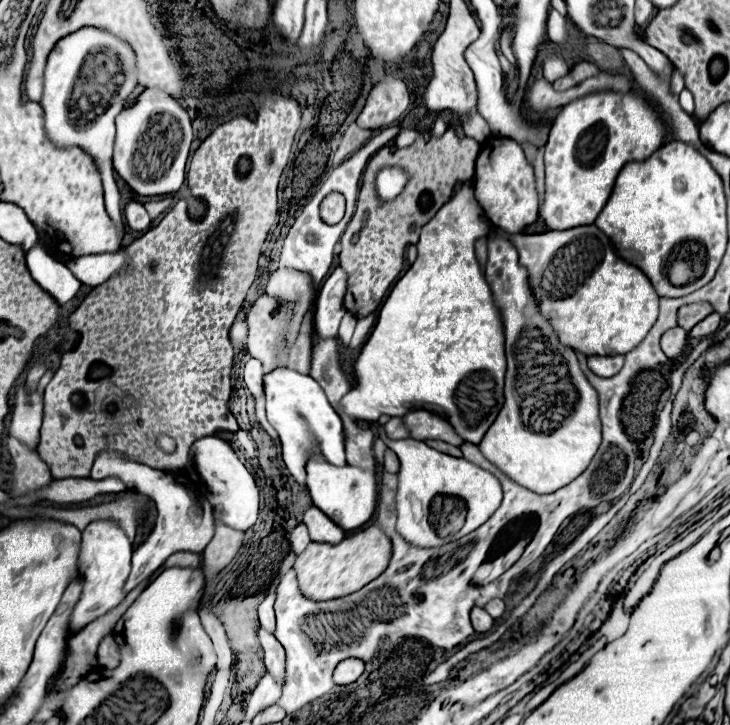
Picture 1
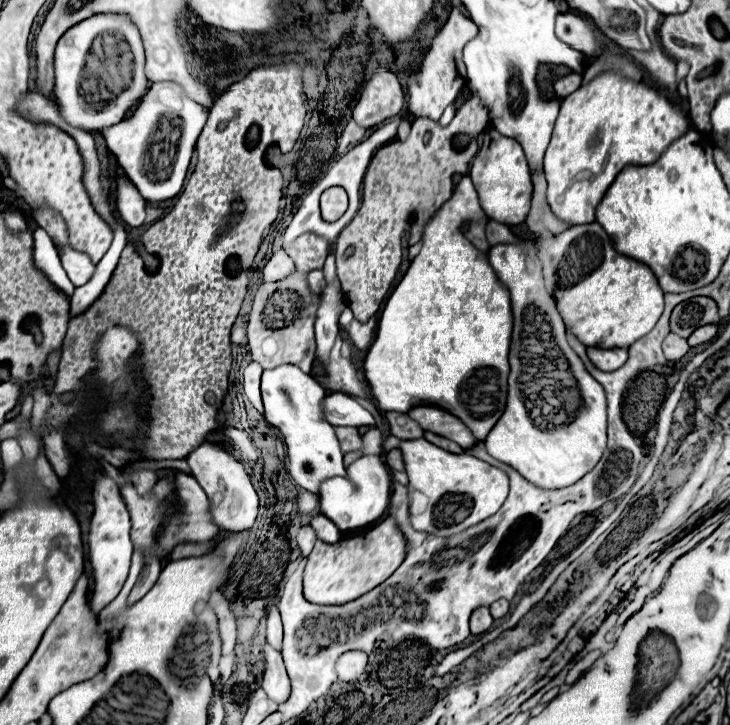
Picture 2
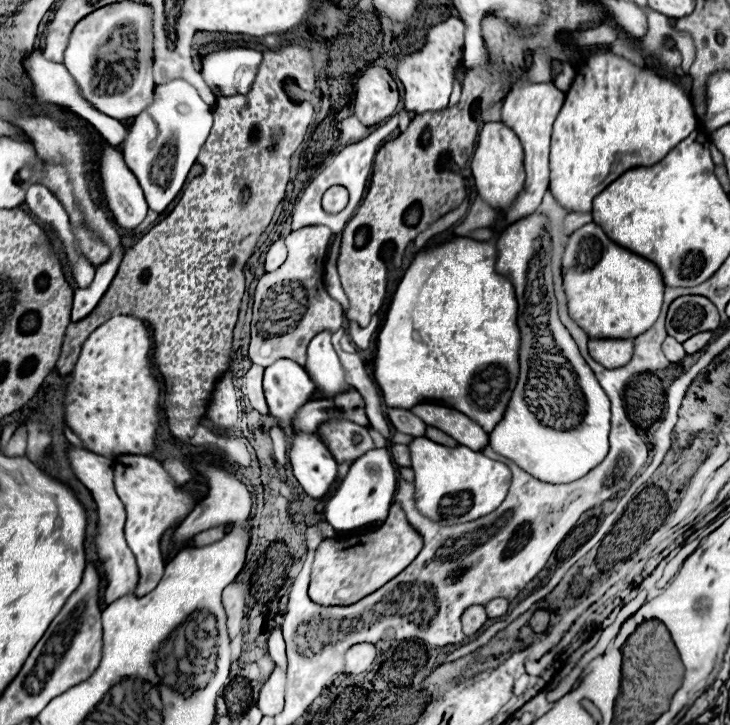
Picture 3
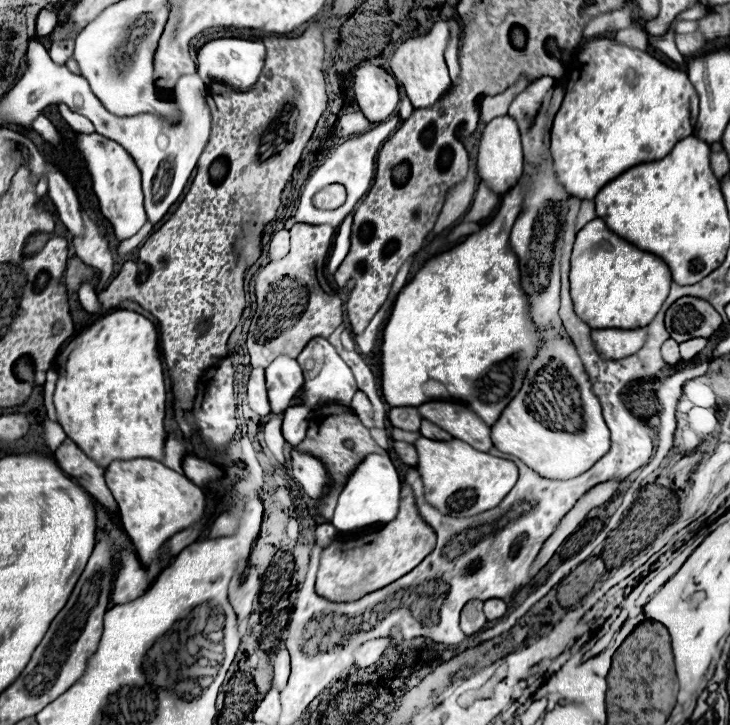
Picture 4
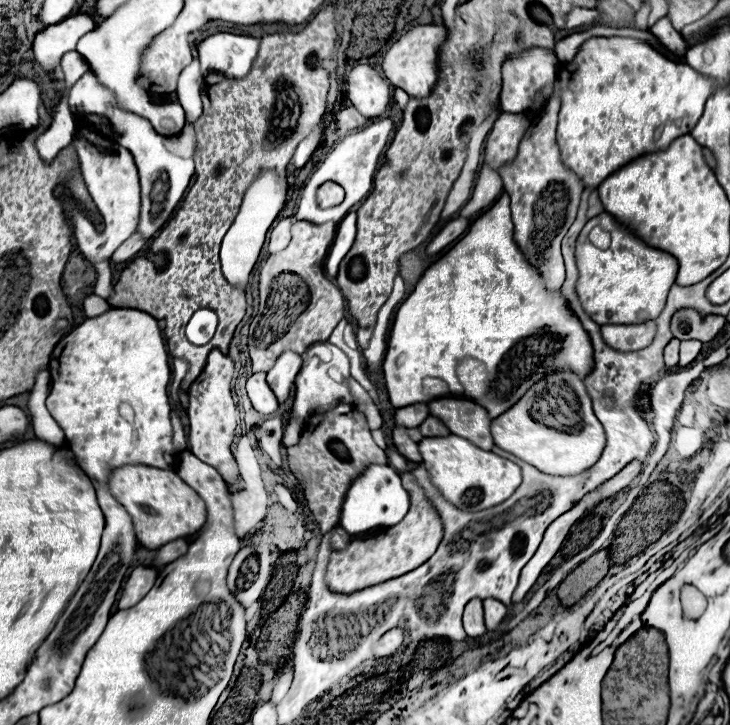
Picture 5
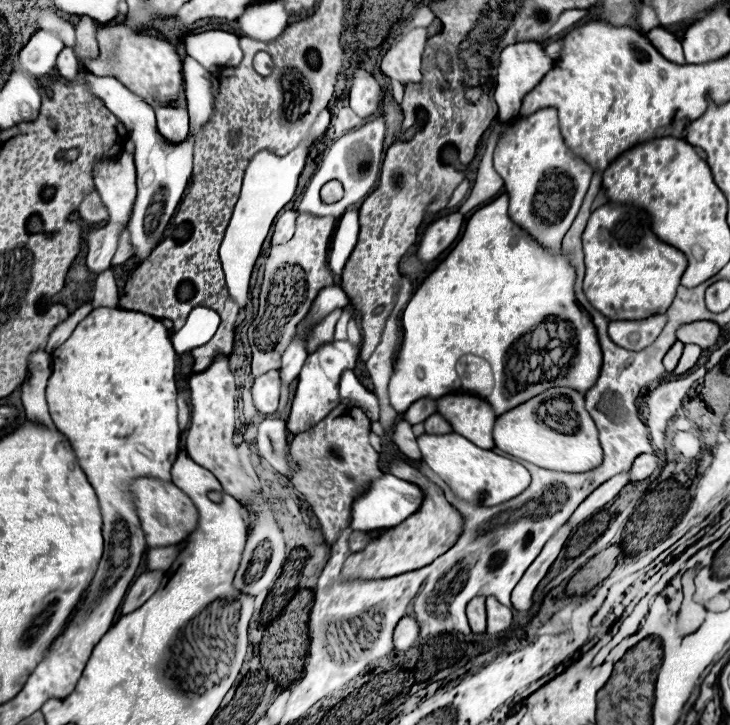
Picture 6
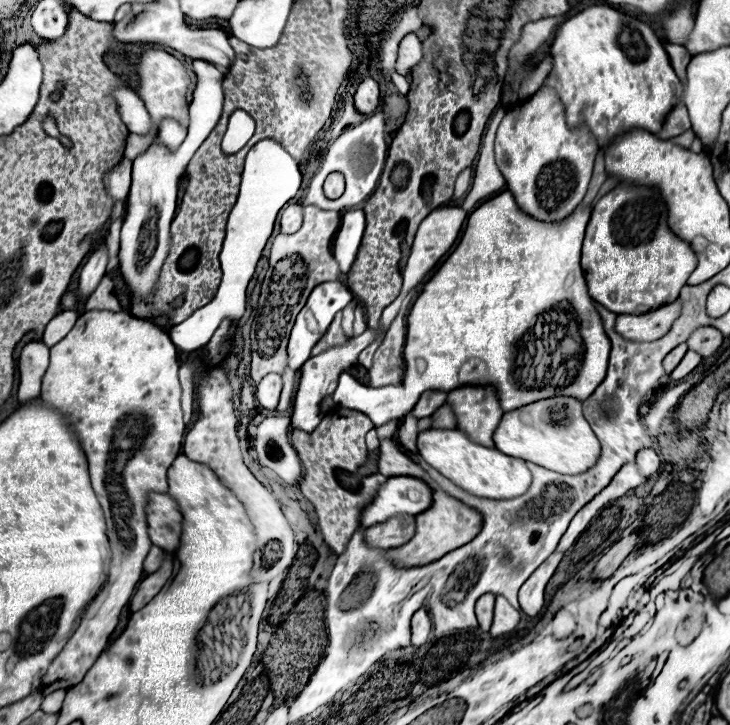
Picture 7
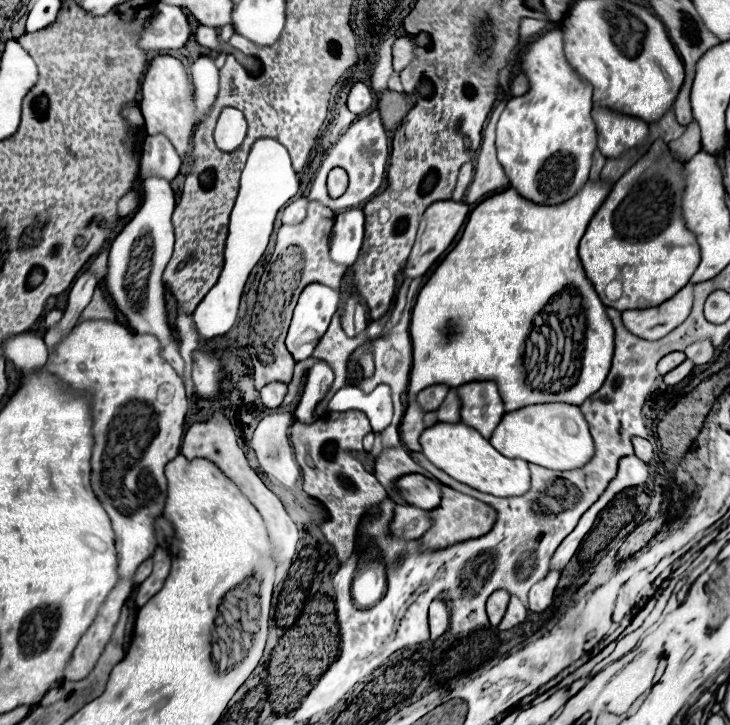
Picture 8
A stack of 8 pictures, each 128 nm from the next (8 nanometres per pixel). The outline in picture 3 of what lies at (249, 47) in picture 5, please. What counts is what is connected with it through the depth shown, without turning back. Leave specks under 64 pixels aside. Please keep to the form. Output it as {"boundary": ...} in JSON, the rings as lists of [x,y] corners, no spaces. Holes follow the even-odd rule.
{"boundary":[[[224,48],[208,54],[202,60],[202,78],[216,98],[248,92],[258,72],[260,60],[262,52],[258,50]]]}

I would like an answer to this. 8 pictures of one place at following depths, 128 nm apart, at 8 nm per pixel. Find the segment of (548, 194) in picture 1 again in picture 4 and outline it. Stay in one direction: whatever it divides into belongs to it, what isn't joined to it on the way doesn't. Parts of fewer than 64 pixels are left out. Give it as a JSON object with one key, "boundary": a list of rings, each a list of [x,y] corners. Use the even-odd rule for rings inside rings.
{"boundary":[[[608,38],[590,40],[568,64],[566,78],[566,96],[554,118],[550,150],[558,182],[574,198],[592,200],[610,180],[636,164],[664,158],[678,140],[694,132],[698,120],[698,94],[686,72],[672,70],[646,52],[632,50]]]}

